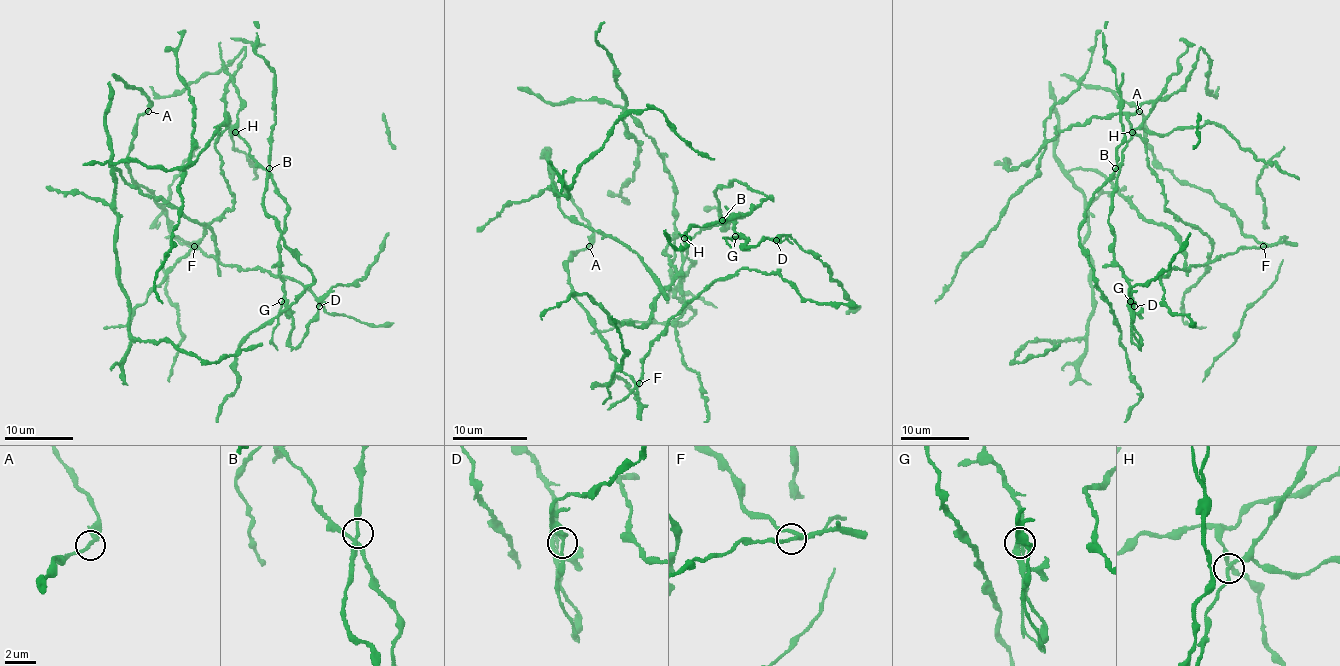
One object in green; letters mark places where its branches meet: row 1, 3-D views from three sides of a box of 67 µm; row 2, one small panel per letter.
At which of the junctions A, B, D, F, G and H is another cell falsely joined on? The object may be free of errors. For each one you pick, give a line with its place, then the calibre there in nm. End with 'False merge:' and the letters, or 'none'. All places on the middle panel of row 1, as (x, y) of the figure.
G: place (735, 236); calibre 190 nm
False merge: G

